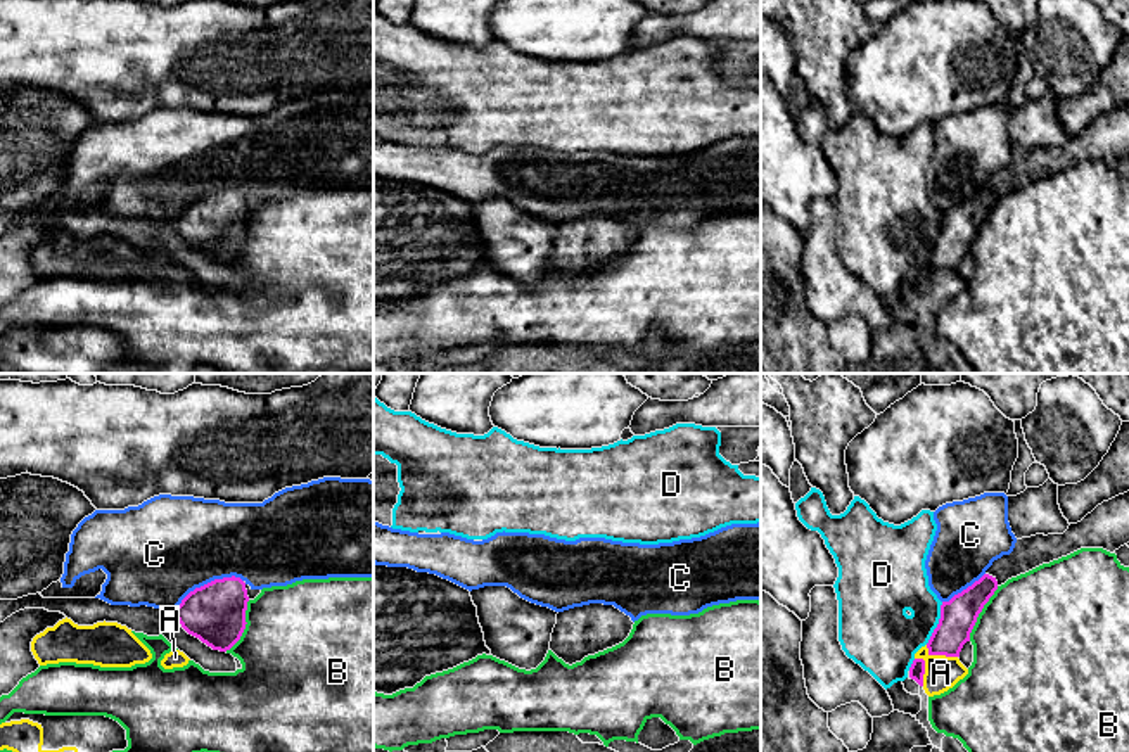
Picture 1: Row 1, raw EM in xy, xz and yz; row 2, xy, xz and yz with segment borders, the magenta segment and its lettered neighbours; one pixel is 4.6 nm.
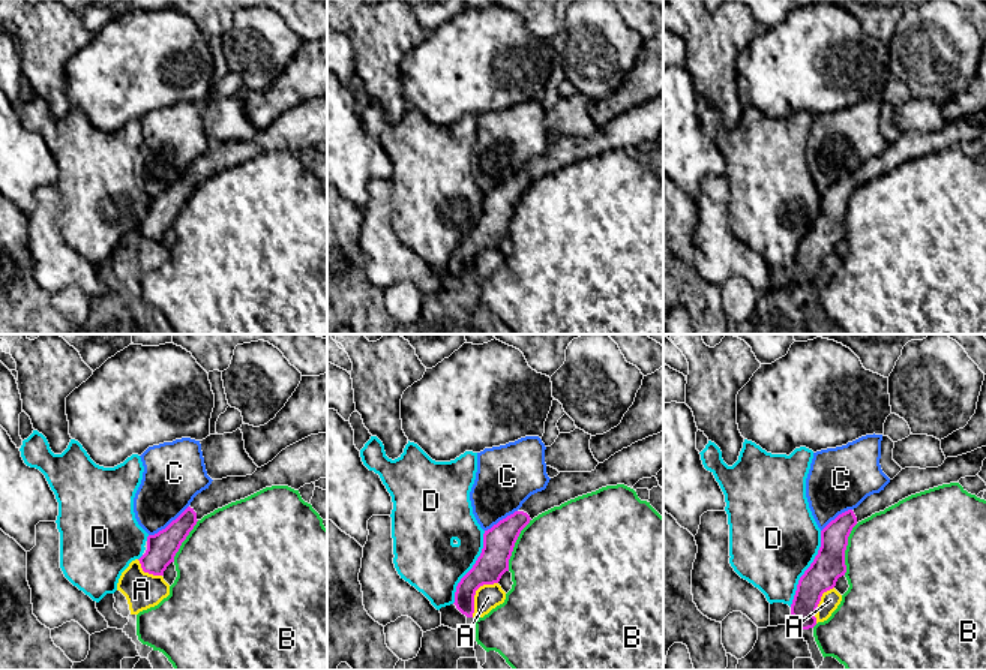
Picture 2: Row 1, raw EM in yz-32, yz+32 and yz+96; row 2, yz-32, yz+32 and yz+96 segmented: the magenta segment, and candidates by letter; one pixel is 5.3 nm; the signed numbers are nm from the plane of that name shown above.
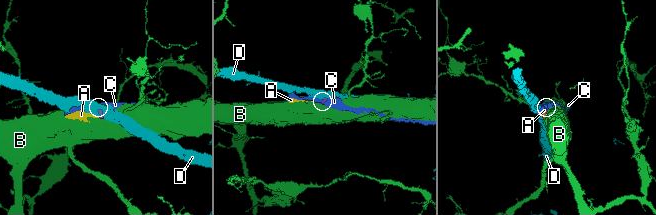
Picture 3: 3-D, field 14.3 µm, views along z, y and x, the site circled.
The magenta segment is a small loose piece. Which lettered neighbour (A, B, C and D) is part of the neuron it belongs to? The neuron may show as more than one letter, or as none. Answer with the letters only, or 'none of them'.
none of them

